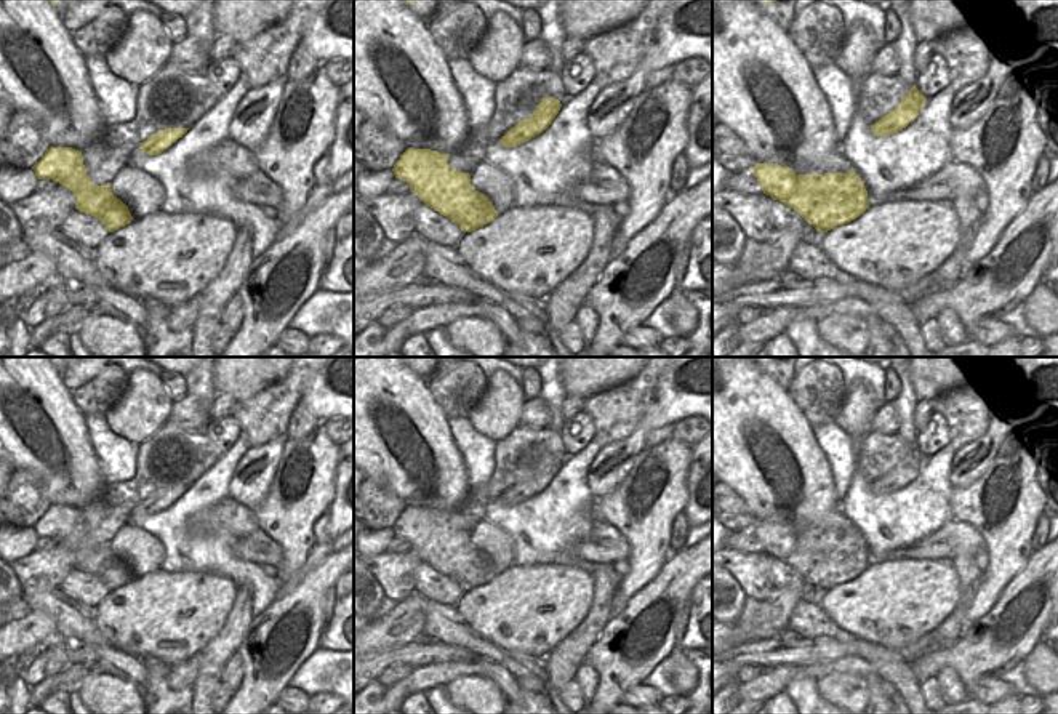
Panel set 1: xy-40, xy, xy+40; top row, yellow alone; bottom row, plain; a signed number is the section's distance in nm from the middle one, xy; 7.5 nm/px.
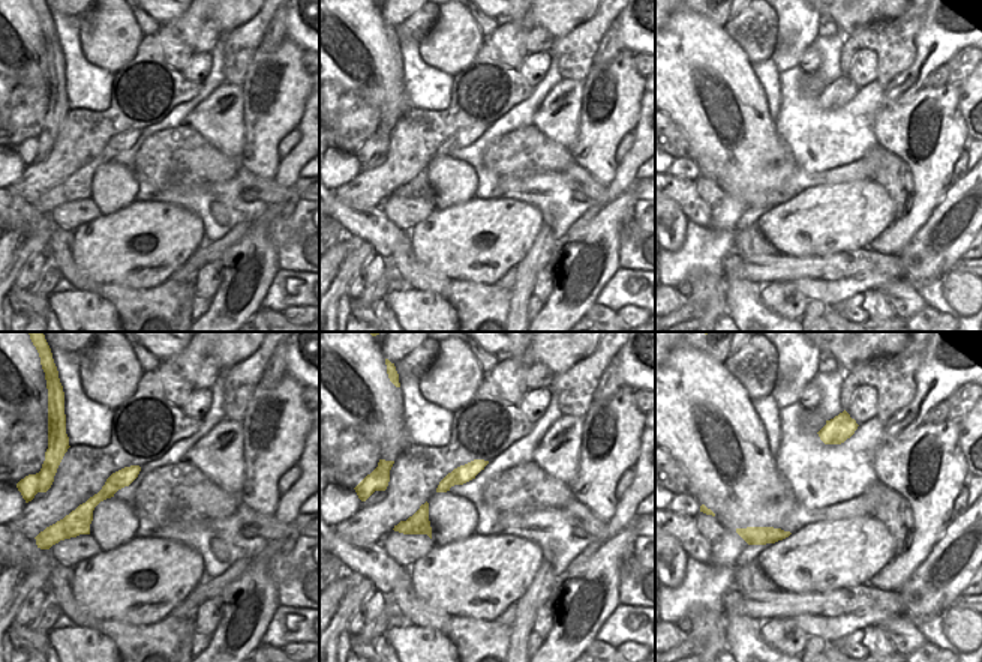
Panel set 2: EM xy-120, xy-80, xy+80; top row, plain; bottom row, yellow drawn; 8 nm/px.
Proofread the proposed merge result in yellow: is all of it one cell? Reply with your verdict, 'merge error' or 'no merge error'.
merge error

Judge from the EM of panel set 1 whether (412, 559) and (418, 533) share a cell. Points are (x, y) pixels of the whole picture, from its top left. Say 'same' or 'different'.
different

